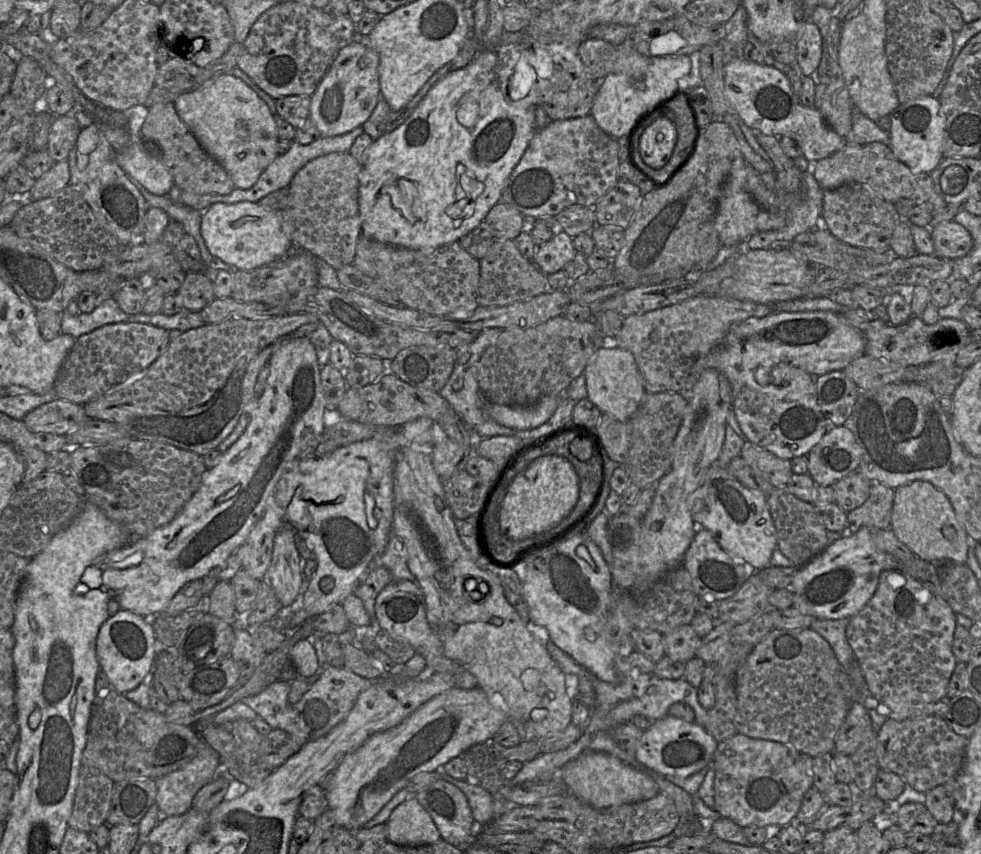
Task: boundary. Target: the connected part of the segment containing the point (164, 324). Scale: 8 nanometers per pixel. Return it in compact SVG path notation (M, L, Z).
M182 310L172 316L166 316L161 313L156 313L153 315L143 313L133 314L129 316L129 319L125 323L134 322L153 325L166 331L179 330L182 332L196 329L205 325L205 323L203 323L203 321L199 318L198 314L185 310Z

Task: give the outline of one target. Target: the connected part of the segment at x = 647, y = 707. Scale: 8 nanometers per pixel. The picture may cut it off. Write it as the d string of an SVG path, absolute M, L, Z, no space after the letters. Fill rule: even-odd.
M551 640L546 643L545 648L564 674L576 675L578 678L580 676L585 677L592 682L595 691L594 707L589 708L589 720L586 722L584 731L578 740L562 750L545 753L524 762L519 772L512 779L506 781L505 785L515 786L525 781L548 779L554 772L559 772L566 763L587 751L608 753L623 763L634 765L639 771L643 771L643 764L638 762L634 758L634 755L618 746L612 739L611 729L619 724L629 722L636 715L643 715L651 720L662 718L667 715L669 707L676 702L688 704L694 711L695 722L704 728L706 726L707 711L698 701L697 688L692 686L683 677L679 679L665 679L657 677L654 674L643 673L629 663L627 656L621 656L621 654L617 653L614 664L620 677L620 682L617 684L609 683L599 679L586 667L577 663Z

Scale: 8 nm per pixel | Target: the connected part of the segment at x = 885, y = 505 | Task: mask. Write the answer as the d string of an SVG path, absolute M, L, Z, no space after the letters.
M873 482L866 502L847 513L847 525L844 529L847 536L855 534L863 526L871 530L890 528L894 494L894 489Z

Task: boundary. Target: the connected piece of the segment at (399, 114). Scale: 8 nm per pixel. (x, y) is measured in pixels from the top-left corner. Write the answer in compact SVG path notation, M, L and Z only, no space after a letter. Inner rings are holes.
M441 67L400 110L392 110L389 104L383 98L380 98L370 117L361 126L364 133L368 134L373 140L375 140L382 135L395 130L404 121L406 121L406 119L413 113L418 104L426 96L428 91L439 80L457 69L458 68L451 68L445 71L445 67Z

